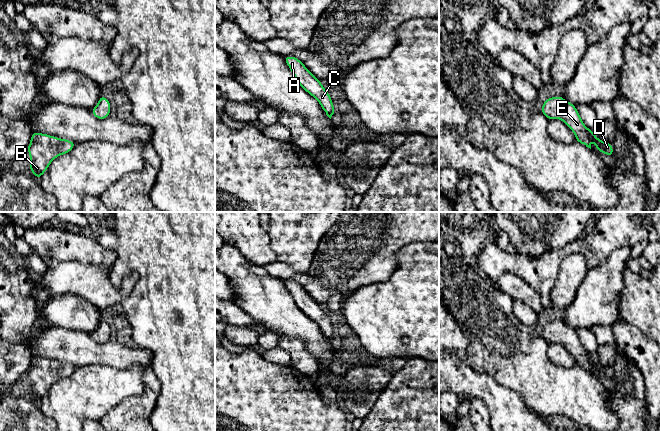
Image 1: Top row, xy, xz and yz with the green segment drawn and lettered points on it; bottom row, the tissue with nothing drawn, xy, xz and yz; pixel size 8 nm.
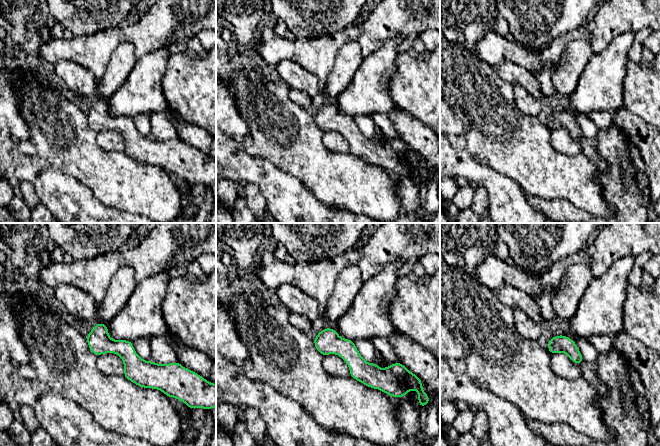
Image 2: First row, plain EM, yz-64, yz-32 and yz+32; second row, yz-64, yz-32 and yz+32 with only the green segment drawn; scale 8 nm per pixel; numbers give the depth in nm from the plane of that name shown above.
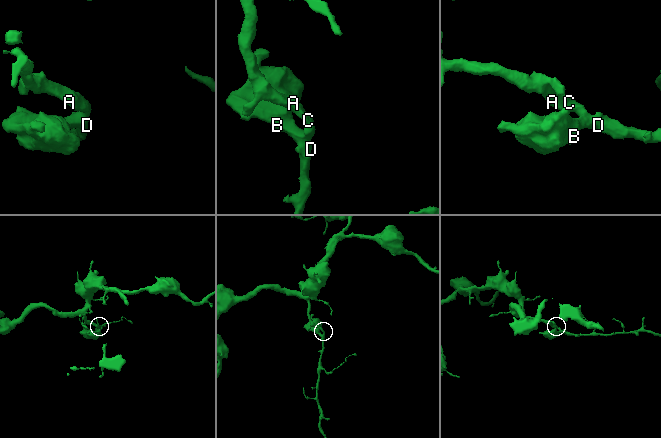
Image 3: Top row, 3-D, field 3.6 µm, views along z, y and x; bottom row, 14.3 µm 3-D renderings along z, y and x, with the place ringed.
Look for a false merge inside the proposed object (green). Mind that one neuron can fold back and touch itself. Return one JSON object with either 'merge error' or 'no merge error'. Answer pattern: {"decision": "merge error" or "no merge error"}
{"decision": "no merge error"}

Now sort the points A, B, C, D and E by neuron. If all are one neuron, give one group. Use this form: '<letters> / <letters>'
A B C D E

